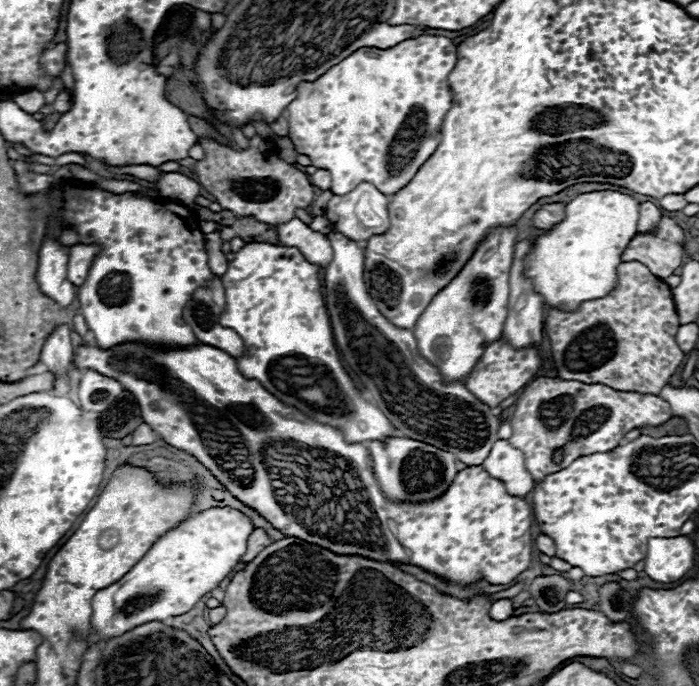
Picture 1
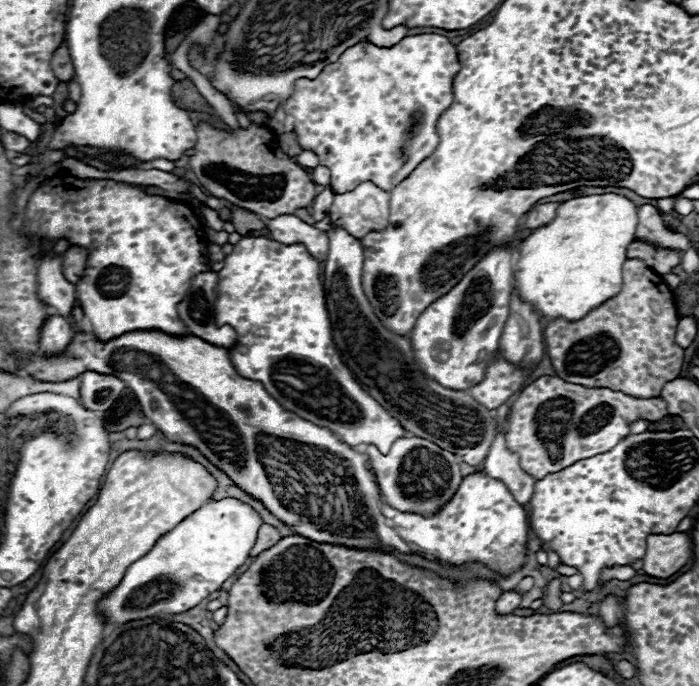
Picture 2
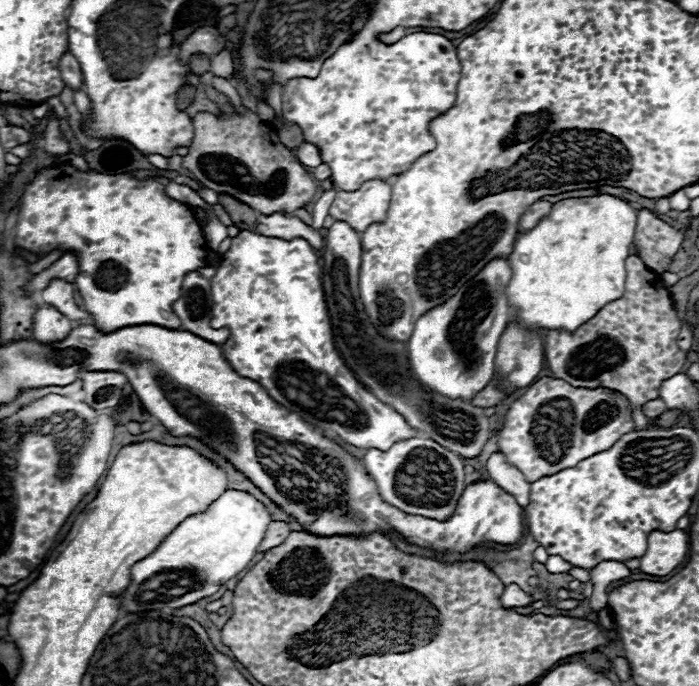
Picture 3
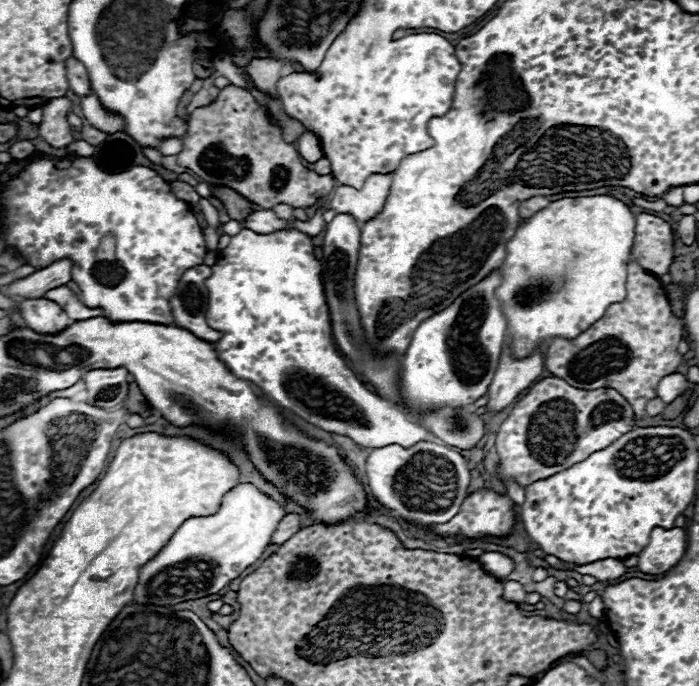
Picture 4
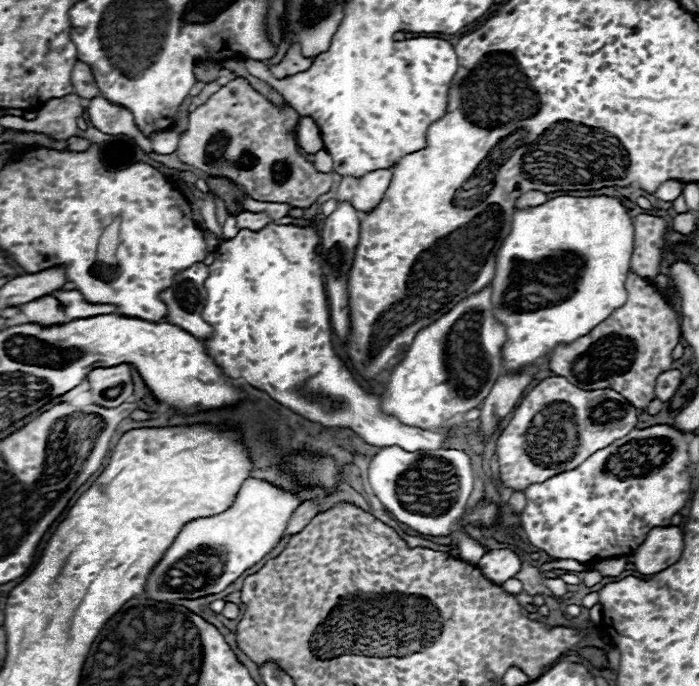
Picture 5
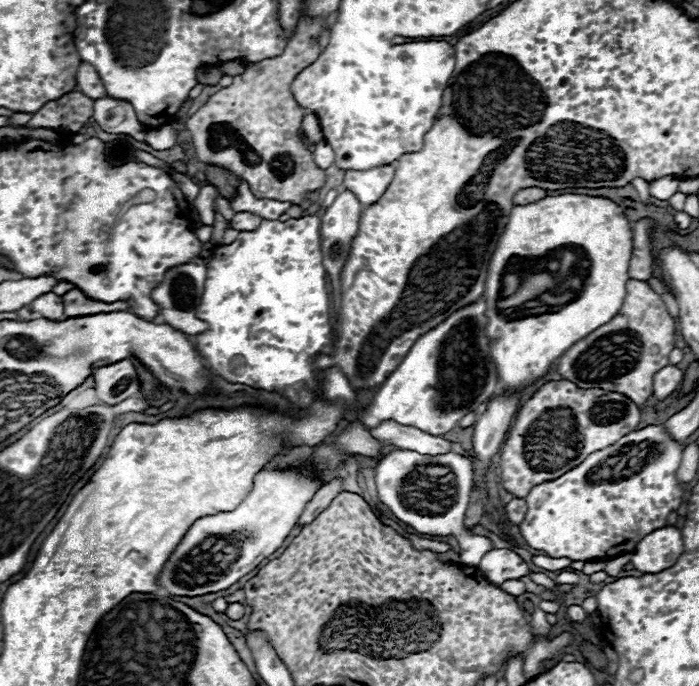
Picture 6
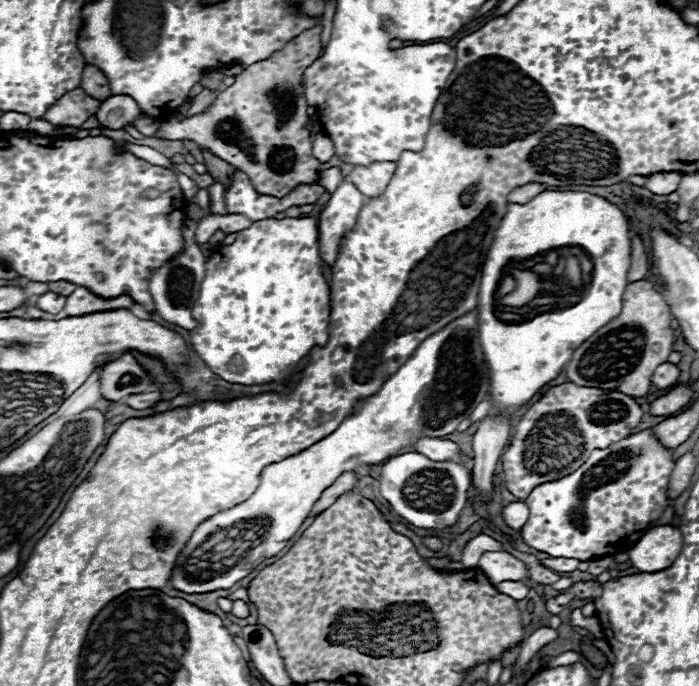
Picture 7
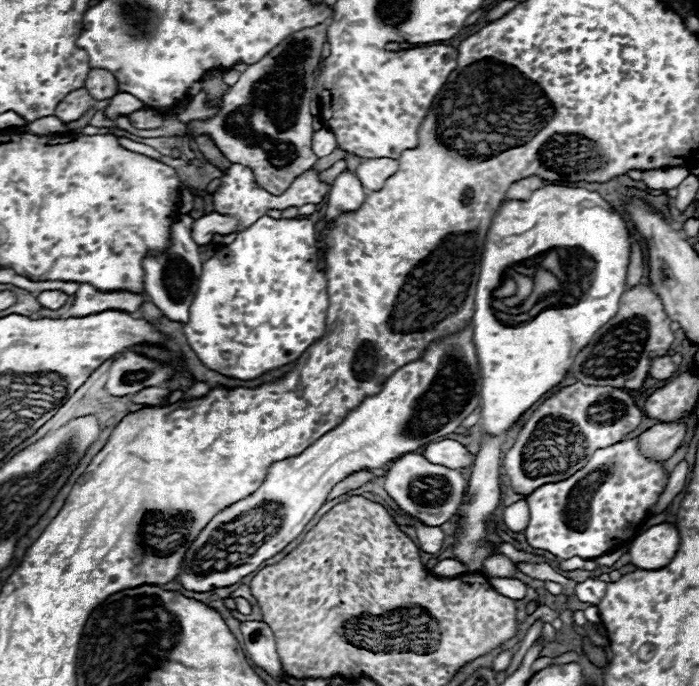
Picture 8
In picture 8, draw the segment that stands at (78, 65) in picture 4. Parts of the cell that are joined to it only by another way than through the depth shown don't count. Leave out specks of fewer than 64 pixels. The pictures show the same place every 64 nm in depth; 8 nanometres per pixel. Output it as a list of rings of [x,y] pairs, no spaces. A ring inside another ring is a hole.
[[[92,68],[84,86],[94,100],[108,100],[118,94],[118,82],[108,70]]]

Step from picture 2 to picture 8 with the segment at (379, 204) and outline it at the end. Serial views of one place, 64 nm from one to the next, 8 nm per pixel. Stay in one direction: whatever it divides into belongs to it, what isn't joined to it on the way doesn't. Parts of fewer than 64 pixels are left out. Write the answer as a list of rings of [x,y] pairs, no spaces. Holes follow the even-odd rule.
[[[370,158],[356,168],[358,180],[362,180],[362,186],[366,190],[382,188],[386,178],[390,178],[396,170],[398,170],[398,160],[392,158]]]

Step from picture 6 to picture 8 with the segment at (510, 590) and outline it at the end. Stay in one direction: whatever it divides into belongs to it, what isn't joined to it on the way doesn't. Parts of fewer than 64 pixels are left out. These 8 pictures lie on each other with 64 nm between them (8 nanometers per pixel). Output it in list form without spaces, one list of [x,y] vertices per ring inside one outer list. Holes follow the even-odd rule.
[[[490,578],[490,584],[494,586],[496,592],[512,600],[520,600],[526,596],[526,584],[520,582],[518,578]]]

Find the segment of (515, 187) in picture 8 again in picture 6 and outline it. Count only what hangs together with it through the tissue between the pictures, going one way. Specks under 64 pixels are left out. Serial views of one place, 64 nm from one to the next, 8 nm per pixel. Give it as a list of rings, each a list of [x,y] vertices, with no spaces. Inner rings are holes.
[[[532,186],[532,188],[522,188],[522,190],[518,190],[518,192],[514,194],[512,202],[522,206],[522,204],[530,204],[530,202],[534,202],[534,200],[540,200],[542,196],[546,196],[546,190],[542,190],[542,188],[536,188],[536,186]]]

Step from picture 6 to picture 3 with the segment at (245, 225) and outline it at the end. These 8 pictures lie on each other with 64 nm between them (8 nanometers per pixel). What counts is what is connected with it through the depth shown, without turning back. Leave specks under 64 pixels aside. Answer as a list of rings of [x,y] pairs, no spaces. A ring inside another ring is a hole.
[[[260,214],[256,218],[256,228],[254,232],[264,234],[264,236],[274,236],[274,238],[286,238],[292,240],[294,236],[302,236],[310,242],[310,246],[314,250],[322,248],[322,234],[314,232],[310,226],[306,226],[302,220],[298,220],[296,216],[284,216],[284,214]]]

